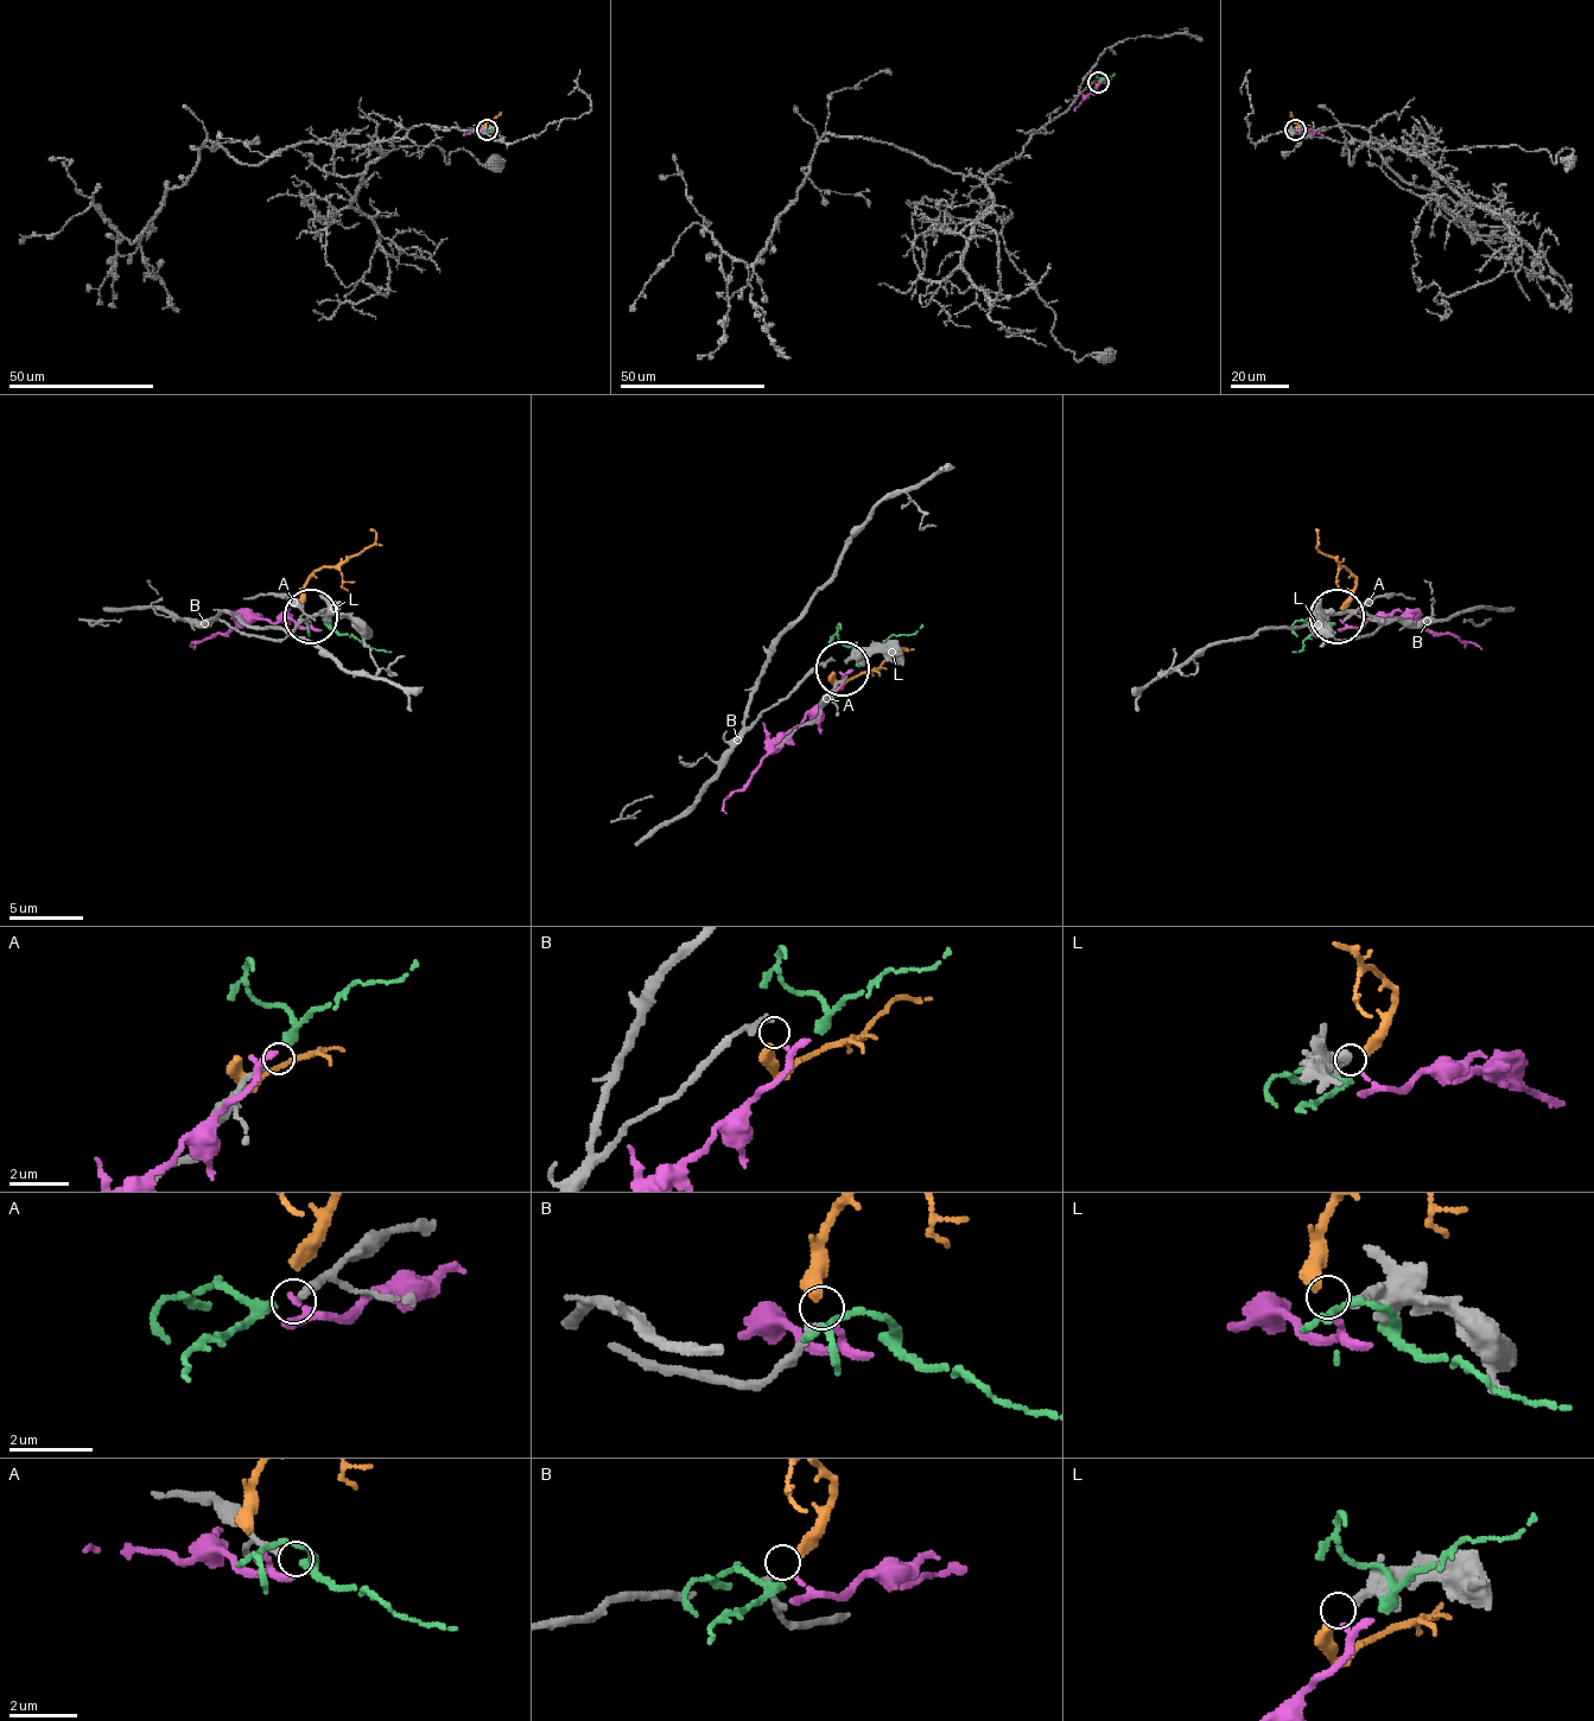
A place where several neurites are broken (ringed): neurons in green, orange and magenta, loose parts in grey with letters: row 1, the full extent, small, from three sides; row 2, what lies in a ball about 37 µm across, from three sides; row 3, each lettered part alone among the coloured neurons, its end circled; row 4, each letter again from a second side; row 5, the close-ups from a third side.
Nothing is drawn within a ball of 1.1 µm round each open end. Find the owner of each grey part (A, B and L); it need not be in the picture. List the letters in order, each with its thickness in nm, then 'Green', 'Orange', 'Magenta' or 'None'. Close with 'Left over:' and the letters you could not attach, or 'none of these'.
A: Thickness 190 nm. Green
B: Thickness 200 nm. Orange
L: Thickness 300 nm. None
Left over: L

